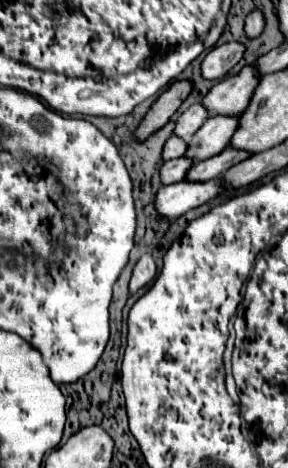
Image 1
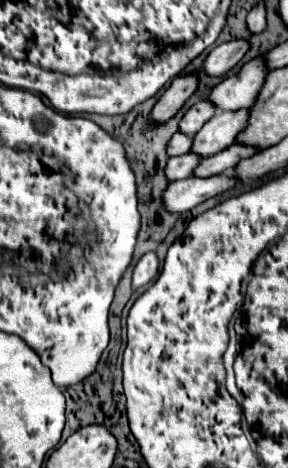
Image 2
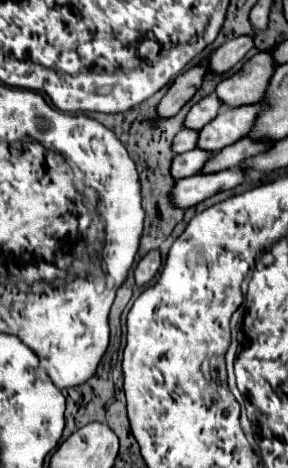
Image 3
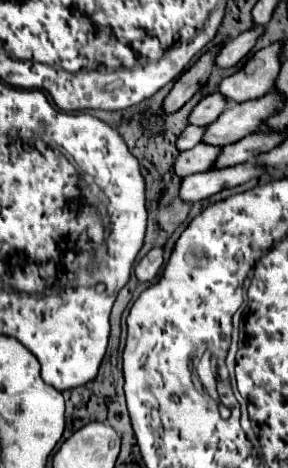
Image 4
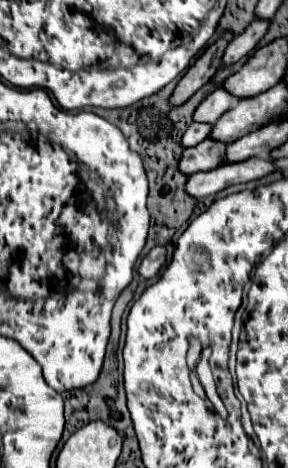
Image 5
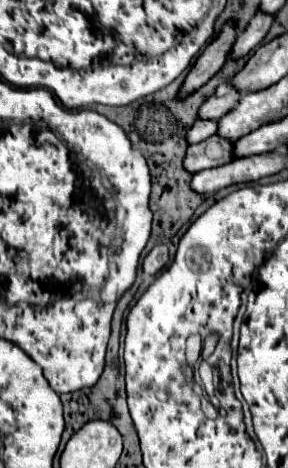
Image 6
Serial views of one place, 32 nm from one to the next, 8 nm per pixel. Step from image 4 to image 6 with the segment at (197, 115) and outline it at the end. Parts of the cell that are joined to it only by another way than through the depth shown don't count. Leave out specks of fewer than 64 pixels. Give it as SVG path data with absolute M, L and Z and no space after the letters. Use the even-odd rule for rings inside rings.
M222 82L214 94L200 106L198 110L198 118L200 120L220 120L226 112L230 112L238 100L240 100L240 92L236 92L228 82Z

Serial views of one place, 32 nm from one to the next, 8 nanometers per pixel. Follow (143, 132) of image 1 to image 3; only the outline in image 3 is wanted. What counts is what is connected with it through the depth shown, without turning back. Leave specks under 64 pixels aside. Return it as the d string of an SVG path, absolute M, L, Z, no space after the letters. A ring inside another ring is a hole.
M202 60L200 66L194 66L194 68L186 70L184 74L176 76L172 86L168 88L168 92L160 100L160 104L156 108L156 114L162 116L162 118L174 116L194 96L194 92L200 88L202 78L206 74L208 74L208 66L206 66L206 60Z

